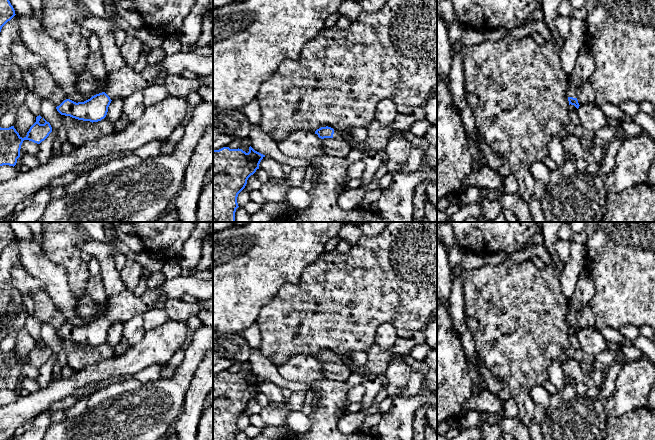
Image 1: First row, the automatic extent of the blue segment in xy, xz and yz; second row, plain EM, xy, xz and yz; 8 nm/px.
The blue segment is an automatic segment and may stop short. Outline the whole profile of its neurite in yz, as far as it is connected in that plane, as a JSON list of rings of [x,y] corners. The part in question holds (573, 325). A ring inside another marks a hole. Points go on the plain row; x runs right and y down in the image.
[[[584,269],[577,281],[575,290],[570,298],[568,298],[569,311],[567,321],[569,329],[574,329],[577,333],[579,327],[577,324],[578,314],[584,306],[590,306],[594,296],[594,284],[590,279],[589,273]]]

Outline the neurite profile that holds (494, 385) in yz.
[[[476,354],[476,362],[477,368],[480,376],[484,379],[486,390],[492,392],[493,394],[498,394],[503,391],[503,385],[501,380],[493,377],[492,373],[486,368],[483,362],[480,360],[478,355]]]

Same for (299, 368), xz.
[[[297,354],[278,366],[278,372],[284,379],[297,383],[312,384],[326,378],[322,363],[317,358]]]

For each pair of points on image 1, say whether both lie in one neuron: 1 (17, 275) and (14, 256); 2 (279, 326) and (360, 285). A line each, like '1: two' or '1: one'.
1: two
2: one

